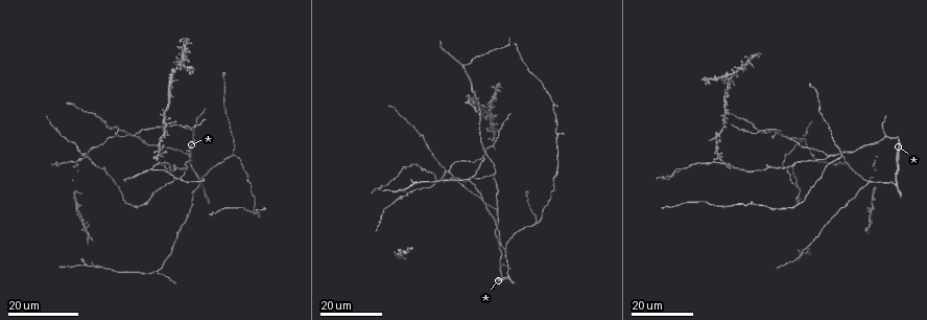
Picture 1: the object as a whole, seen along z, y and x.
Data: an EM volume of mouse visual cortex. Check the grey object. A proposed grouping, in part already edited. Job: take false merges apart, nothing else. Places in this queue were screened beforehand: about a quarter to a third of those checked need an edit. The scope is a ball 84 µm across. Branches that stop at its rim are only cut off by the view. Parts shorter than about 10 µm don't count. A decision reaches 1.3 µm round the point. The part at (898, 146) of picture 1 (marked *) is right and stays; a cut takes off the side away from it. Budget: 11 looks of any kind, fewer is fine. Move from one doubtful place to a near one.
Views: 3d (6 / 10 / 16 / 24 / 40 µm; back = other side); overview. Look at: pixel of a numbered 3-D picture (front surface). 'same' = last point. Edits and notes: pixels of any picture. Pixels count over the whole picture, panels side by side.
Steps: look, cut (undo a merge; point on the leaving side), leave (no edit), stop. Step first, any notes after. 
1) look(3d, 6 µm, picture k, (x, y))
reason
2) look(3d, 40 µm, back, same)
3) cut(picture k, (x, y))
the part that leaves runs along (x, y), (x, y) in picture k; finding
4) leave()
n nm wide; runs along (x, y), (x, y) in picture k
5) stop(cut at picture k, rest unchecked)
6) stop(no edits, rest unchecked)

look(3d, 24 µm, picture 1, (793, 167))
small branch off a trunk

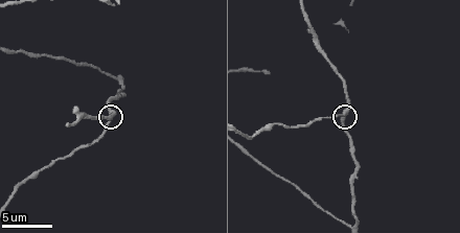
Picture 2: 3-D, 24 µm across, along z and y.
look(3d, 6 µm, picture 2, (346, 112))

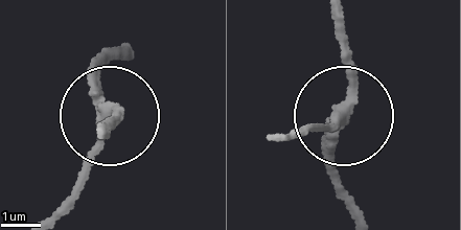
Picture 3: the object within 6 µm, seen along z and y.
leave()
3 arms; runs along (356, 209), (329, 150), (340, 119), (293, 130) in picture 3; continuous, no second neuron

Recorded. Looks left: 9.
look(3d, 10 µm, picture 2, (117, 77))
branch point

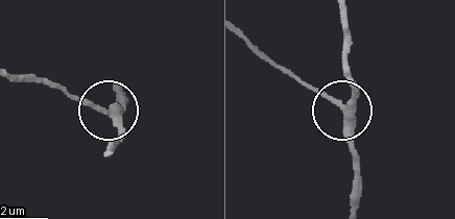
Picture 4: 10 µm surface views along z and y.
leave()
3 arms; runs along (351, 209), (357, 178), (341, 110), (351, 89), (351, 67) in picture 4; one neuron here

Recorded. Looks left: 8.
look(3d, 24 µm, picture 1, (437, 159))
calibre changes

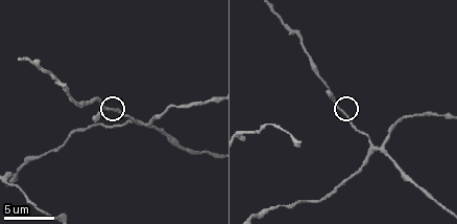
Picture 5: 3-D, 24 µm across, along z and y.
look(3d, 10 µm, picture 5, (108, 107))

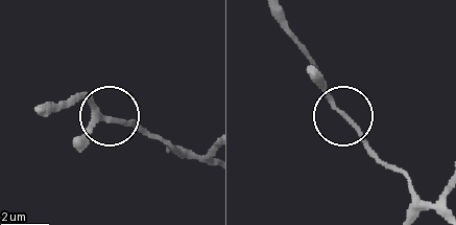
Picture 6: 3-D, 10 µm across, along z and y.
leave()
all the same neuron

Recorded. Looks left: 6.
look(3d, 6 µm, picture 5, (380, 148))
four-way junction

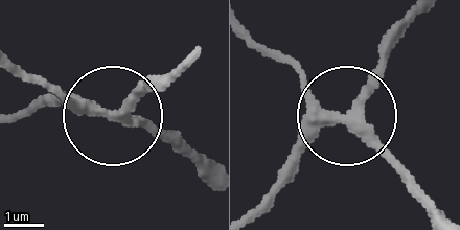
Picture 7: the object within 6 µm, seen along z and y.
leave()
4 arms; continuous, no second neuron

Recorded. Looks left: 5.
look(3d, 10 µm, picture 5, (413, 185))
sudden change in width

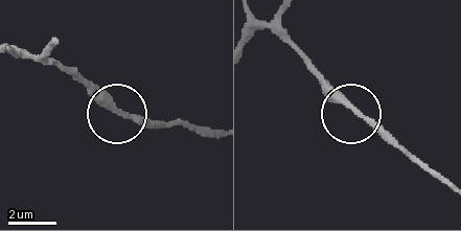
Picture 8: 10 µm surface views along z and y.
leave()
runs along (215, 132), (125, 117), (73, 68) in picture 8; one neuron here

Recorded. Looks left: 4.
stop(no edits, rest unchecked)

